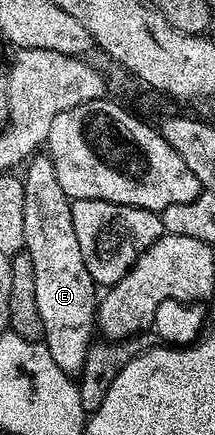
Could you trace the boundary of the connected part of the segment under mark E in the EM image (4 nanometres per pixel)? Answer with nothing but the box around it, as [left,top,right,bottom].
[23,154,99,374]

